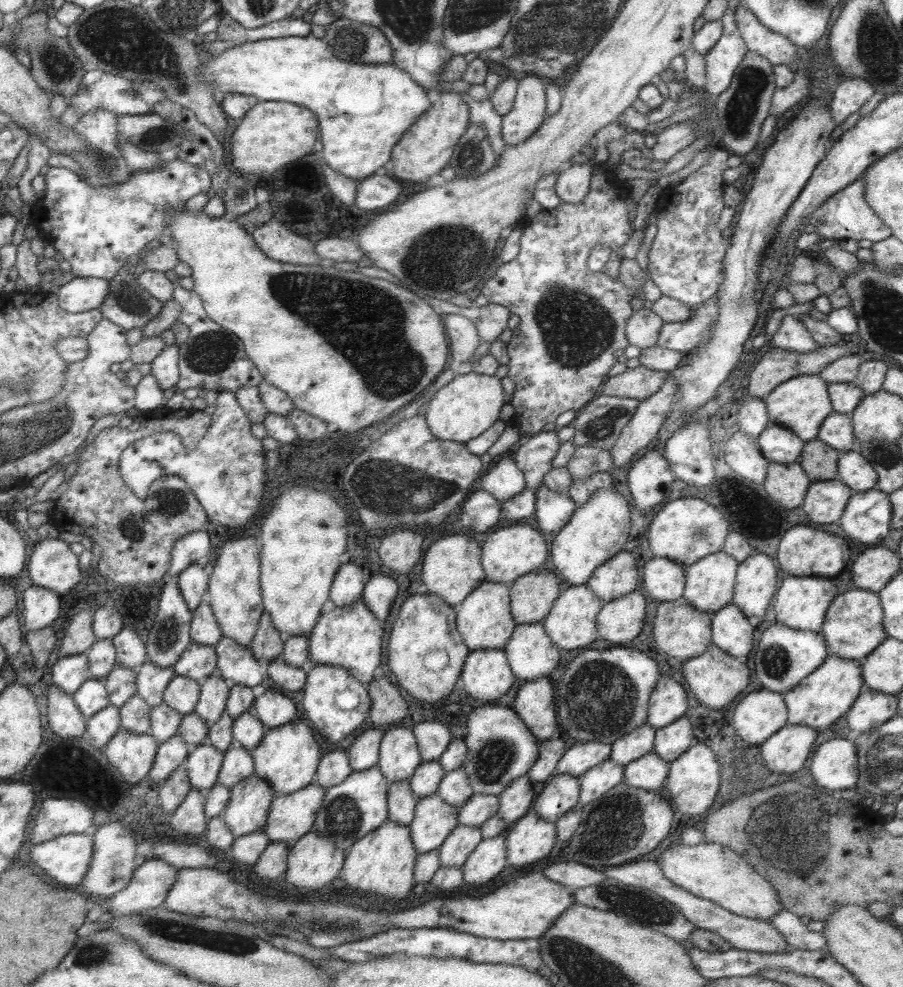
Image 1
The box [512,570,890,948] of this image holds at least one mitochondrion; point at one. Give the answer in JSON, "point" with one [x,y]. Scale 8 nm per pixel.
{"point":[787,836]}

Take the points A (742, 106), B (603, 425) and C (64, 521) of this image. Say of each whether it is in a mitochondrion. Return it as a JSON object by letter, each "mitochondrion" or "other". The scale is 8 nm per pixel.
{"A":"mitochondrion","B":"mitochondrion","C":"other"}

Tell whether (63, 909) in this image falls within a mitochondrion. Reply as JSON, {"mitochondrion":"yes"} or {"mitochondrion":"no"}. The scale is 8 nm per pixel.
{"mitochondrion":"no"}

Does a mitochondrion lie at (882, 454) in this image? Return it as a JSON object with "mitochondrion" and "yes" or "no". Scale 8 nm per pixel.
{"mitochondrion":"yes"}

